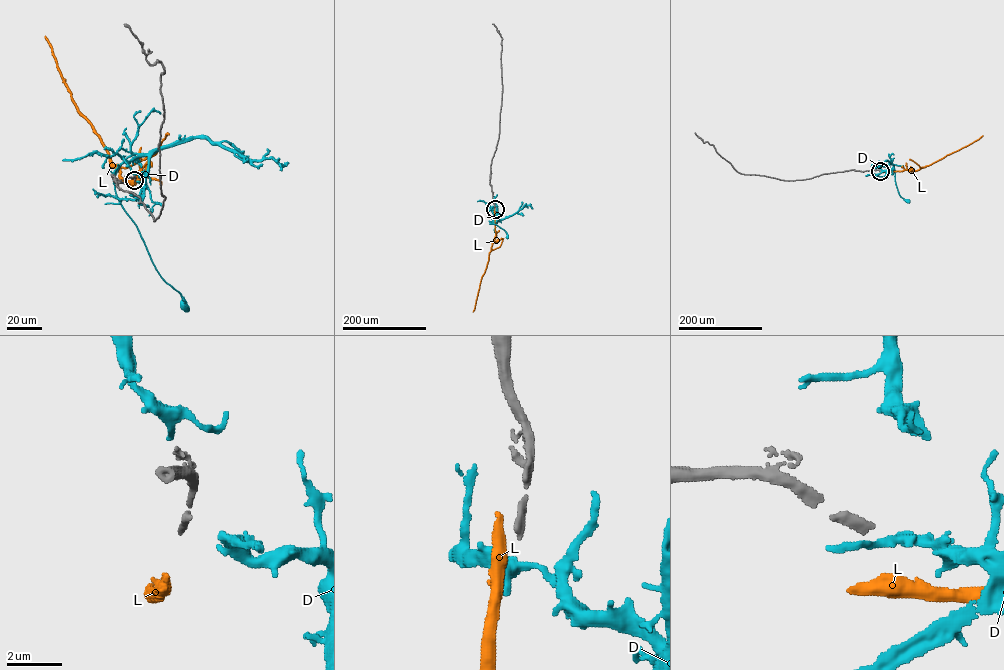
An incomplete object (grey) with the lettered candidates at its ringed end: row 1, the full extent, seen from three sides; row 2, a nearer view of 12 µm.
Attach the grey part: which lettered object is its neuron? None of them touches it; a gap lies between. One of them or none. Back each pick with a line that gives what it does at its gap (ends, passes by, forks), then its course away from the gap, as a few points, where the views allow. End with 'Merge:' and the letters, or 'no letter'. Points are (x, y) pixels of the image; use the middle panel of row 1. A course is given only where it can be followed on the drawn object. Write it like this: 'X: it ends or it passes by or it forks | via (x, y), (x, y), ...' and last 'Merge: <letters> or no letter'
Merge: no letter

